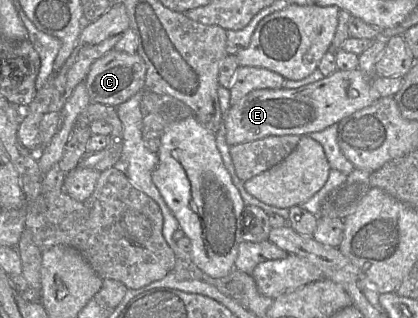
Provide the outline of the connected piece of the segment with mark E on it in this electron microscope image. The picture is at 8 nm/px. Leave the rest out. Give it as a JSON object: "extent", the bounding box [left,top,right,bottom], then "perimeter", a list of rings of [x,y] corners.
{"extent":[224,68,377,146],"perimeter":[[[357,68],[336,70],[323,79],[295,89],[253,90],[231,105],[224,114],[226,142],[233,146],[268,136],[304,136],[322,131],[371,105],[377,99],[371,89],[371,82],[372,79]]]}

